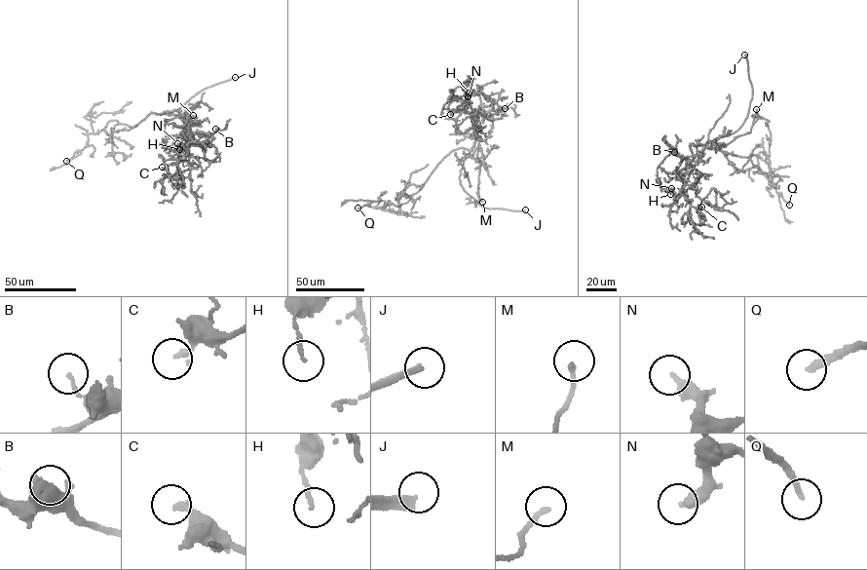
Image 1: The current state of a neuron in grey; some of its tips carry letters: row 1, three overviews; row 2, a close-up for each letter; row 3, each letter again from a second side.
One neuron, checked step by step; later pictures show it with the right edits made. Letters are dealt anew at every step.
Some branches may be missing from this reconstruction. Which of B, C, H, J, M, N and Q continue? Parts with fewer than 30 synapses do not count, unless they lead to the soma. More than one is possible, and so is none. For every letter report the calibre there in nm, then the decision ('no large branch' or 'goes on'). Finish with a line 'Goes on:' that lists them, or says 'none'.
B: 110 nm thick; no large branch
C: 200 nm thick; no large branch
H: 120 nm thick; no large branch
J: 280 nm thick; goes on
M: 190 nm thick; no large branch
N: 380 nm thick; no large branch
Q: 200 nm thick; goes on
Goes on: J, Q

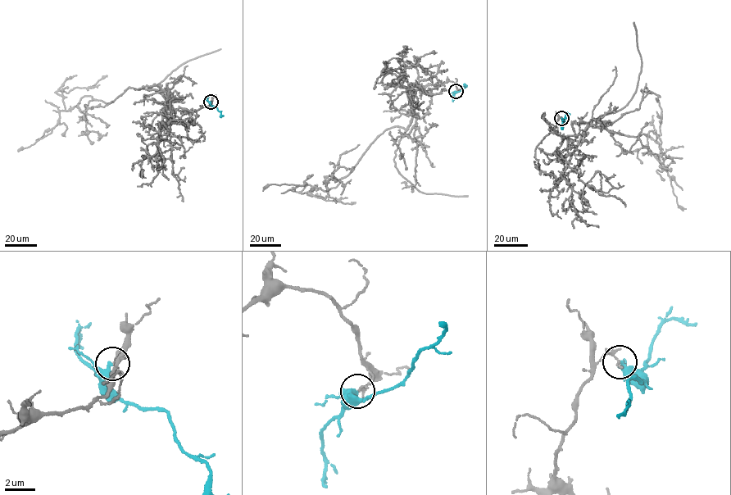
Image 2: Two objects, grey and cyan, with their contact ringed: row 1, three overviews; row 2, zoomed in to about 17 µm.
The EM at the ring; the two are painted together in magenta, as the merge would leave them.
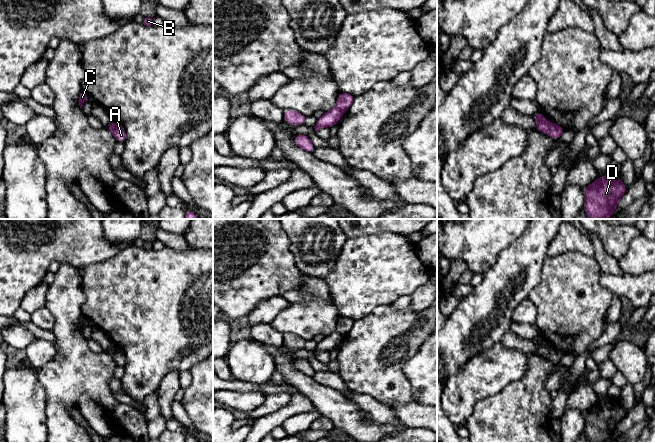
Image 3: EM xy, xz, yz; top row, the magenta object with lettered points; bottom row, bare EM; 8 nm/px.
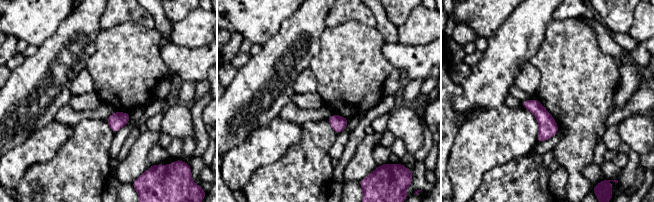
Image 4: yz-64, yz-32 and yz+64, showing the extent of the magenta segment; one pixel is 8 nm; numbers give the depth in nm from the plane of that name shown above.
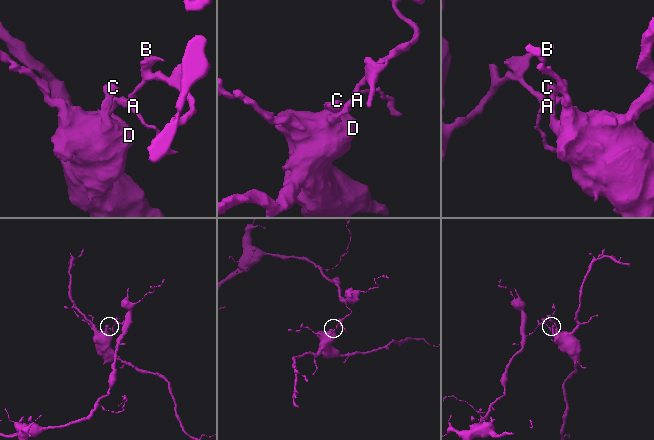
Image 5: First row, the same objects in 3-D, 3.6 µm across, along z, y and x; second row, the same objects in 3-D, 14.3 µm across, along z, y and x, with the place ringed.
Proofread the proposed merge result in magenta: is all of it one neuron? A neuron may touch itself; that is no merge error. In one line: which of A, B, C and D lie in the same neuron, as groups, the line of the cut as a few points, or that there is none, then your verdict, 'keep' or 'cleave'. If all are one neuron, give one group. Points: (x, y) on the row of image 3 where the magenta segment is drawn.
A B / C D; cut in yz along (549, 122), (550, 134); cleave

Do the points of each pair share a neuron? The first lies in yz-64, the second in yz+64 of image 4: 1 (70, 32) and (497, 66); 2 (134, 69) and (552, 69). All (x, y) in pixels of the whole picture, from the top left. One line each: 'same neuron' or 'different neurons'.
1: same neuron
2: same neuron

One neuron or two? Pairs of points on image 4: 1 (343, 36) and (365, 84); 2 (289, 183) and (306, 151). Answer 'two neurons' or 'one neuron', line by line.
1: one neuron
2: one neuron

